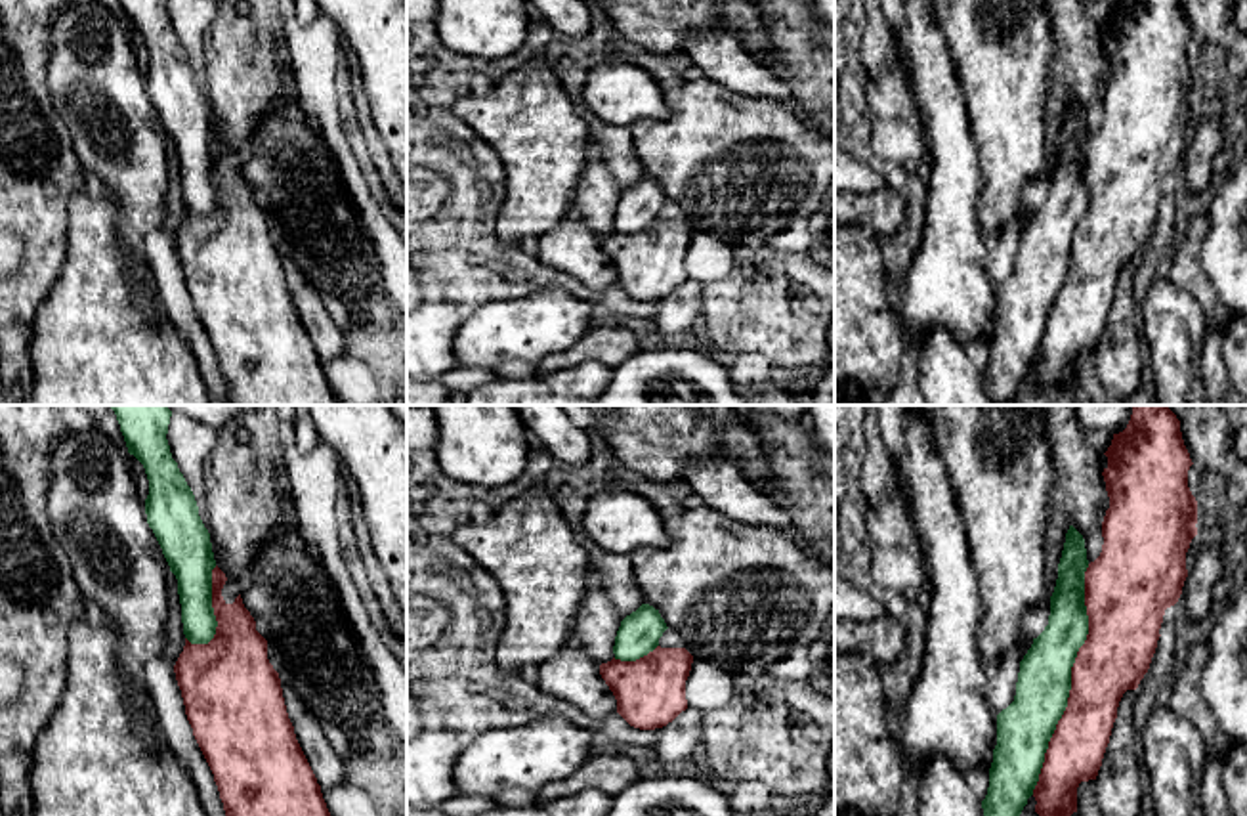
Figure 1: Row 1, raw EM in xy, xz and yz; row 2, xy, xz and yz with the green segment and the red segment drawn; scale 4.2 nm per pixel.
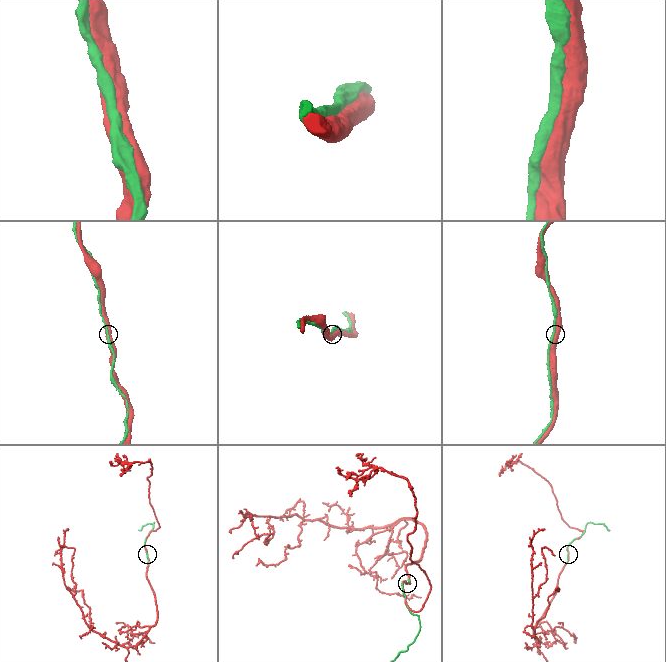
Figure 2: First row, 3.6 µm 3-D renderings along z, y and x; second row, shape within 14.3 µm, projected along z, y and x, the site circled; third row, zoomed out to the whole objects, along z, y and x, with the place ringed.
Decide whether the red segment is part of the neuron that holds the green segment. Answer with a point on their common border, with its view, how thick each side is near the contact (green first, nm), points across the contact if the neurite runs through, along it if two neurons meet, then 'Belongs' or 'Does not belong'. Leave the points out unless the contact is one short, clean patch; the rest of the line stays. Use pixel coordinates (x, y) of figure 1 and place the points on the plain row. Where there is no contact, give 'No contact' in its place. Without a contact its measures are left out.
Touches green at yz (1070, 251). Thickness 220 nm (green) against 280 nm. Belongs

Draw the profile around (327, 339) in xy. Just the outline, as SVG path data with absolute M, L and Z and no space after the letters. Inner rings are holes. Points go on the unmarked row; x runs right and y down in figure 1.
M304 281L292 298L317 355L321 359L342 355L346 352L344 334L328 315L323 296Z

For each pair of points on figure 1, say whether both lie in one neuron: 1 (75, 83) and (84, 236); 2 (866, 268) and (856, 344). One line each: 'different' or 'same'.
1: different
2: same

